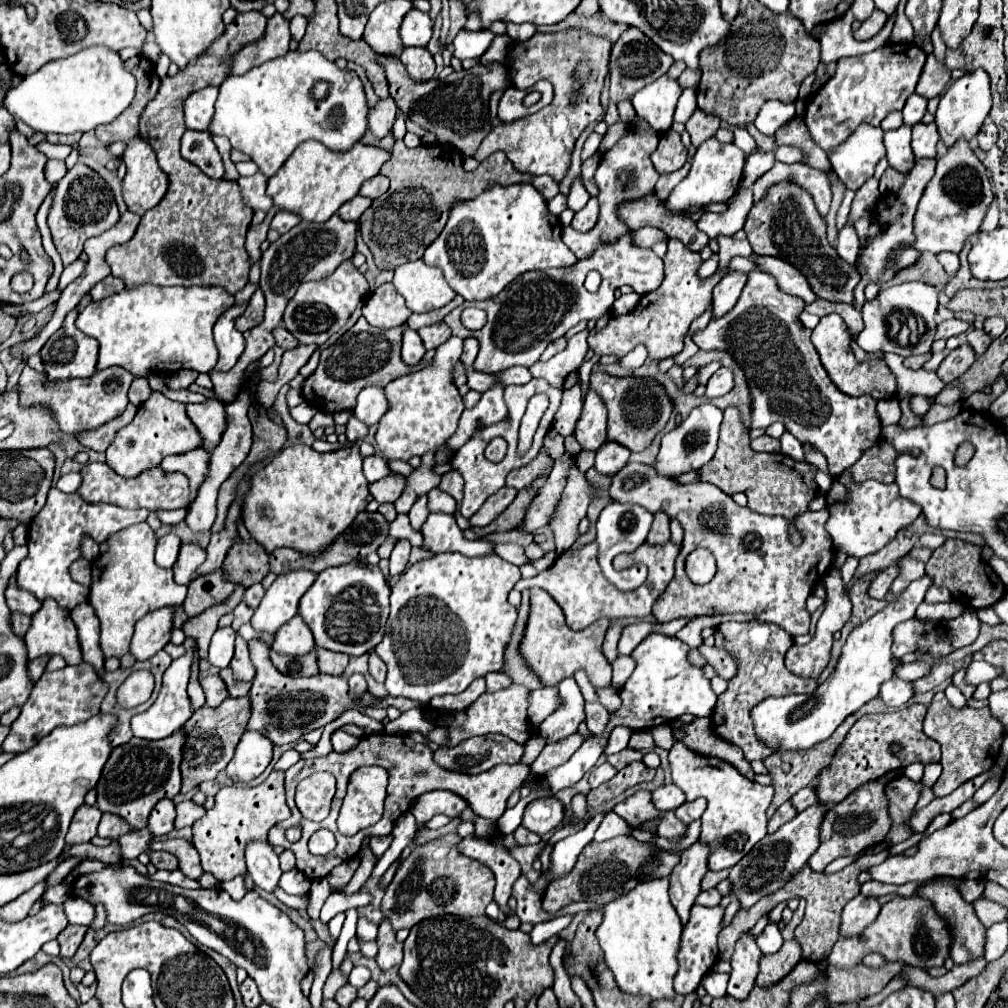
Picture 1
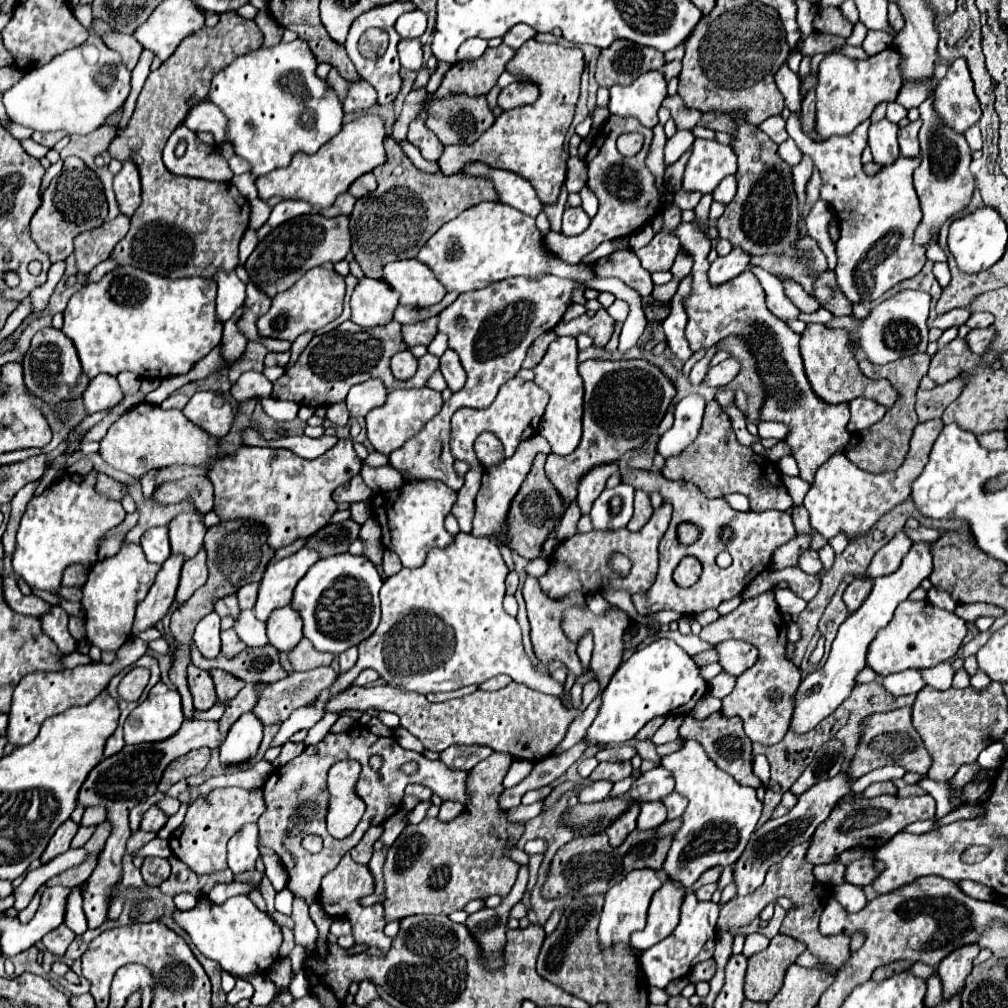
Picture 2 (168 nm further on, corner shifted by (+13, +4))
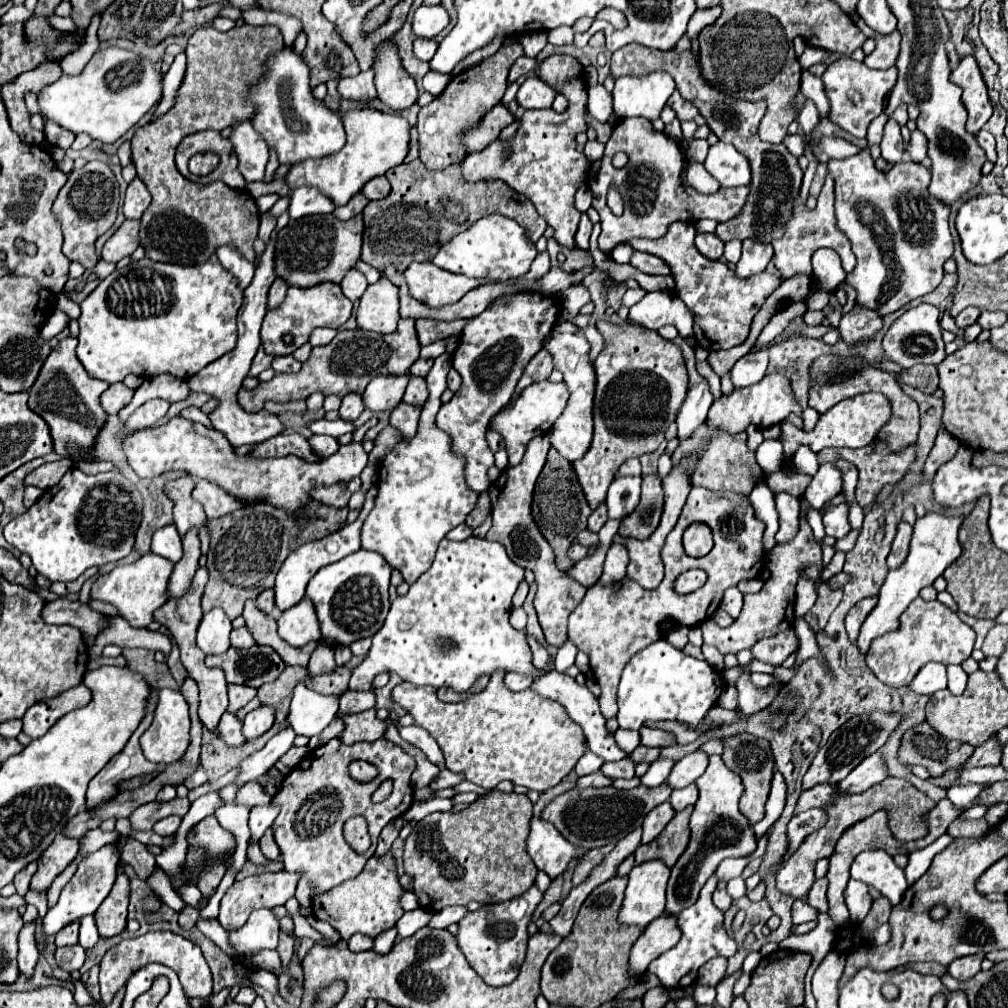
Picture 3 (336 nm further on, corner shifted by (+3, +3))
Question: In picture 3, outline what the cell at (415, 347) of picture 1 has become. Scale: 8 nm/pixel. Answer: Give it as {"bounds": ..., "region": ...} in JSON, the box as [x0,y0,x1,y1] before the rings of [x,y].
{"bounds":[403,374,429,404],"region":[[[409,374],[409,384],[407,384],[407,390],[405,390],[405,396],[403,400],[407,404],[425,404],[429,392],[427,392],[427,384],[425,384],[425,378],[421,376],[415,376],[415,374]]]}

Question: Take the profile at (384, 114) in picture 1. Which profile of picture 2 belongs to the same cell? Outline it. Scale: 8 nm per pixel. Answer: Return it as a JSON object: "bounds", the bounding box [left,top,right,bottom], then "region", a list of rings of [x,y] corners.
{"bounds":[343,79,377,113],"region":[[[359,79],[357,83],[349,85],[347,97],[343,99],[343,109],[345,109],[345,113],[365,111],[365,109],[369,109],[375,103],[377,103],[375,89],[371,89],[371,85],[367,85],[367,81]]]}

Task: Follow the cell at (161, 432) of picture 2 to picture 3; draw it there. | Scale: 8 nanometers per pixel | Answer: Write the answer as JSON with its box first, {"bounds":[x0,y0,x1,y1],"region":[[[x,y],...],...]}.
{"bounds":[123,416,367,516],"region":[[[181,416],[171,418],[163,426],[141,428],[129,434],[123,440],[123,452],[129,466],[139,478],[155,478],[169,470],[181,470],[193,478],[215,482],[243,504],[265,502],[271,506],[279,506],[281,510],[289,510],[289,514],[293,516],[297,516],[297,512],[301,512],[311,502],[311,492],[317,486],[331,486],[339,484],[341,480],[353,480],[367,466],[367,452],[363,450],[361,442],[341,446],[333,456],[321,462],[301,462],[293,456],[253,458],[251,454],[237,454],[219,430],[189,422]]]}

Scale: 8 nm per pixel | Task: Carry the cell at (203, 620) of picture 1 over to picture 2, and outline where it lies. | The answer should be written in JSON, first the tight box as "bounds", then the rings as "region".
{"bounds":[191,645,287,683],"region":[[[191,645],[191,661],[205,671],[223,669],[245,683],[275,683],[287,677],[287,673],[279,665],[277,649],[273,645],[247,647],[231,659],[227,659],[223,653],[219,653],[215,659],[205,659],[195,649],[195,645]]]}

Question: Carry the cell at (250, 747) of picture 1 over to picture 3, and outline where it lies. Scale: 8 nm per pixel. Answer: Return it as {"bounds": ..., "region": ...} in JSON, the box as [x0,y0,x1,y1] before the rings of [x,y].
{"bounds":[243,706,275,742],"region":[[[259,706],[255,710],[251,710],[245,720],[243,720],[243,736],[247,742],[257,740],[259,736],[263,736],[275,722],[275,712],[267,706]]]}

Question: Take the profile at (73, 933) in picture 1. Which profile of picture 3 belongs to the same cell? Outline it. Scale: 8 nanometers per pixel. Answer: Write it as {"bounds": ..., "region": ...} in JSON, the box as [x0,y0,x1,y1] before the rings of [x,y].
{"bounds":[55,922,79,946],"region":[[[73,922],[69,926],[65,926],[63,930],[59,930],[55,934],[55,944],[57,946],[75,946],[77,944],[77,938],[79,938],[79,922]]]}

